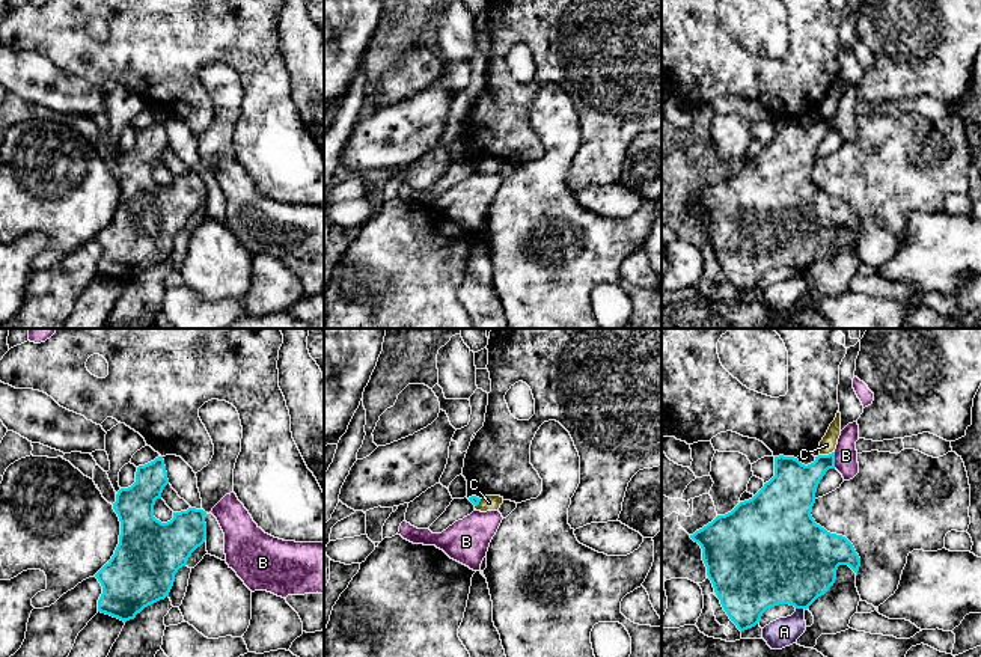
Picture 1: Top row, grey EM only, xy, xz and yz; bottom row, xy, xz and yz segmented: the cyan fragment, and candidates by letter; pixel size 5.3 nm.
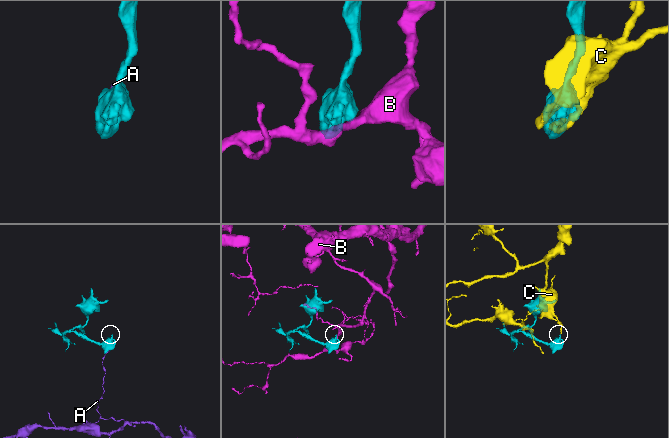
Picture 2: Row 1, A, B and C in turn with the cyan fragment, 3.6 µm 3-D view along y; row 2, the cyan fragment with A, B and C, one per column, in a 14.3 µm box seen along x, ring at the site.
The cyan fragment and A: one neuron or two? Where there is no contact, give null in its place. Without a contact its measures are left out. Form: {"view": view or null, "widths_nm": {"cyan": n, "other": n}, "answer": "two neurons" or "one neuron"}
{"view": "yz", "widths_nm": {"cyan": 460, "other": 160}, "answer": "two neurons"}

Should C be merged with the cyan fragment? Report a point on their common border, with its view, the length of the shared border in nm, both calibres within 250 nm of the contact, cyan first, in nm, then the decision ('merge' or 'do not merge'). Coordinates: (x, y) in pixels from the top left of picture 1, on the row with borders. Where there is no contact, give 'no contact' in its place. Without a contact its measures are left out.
contact yz (826, 455); length 80 nm; calibres 240 and 90 nm; do not merge

